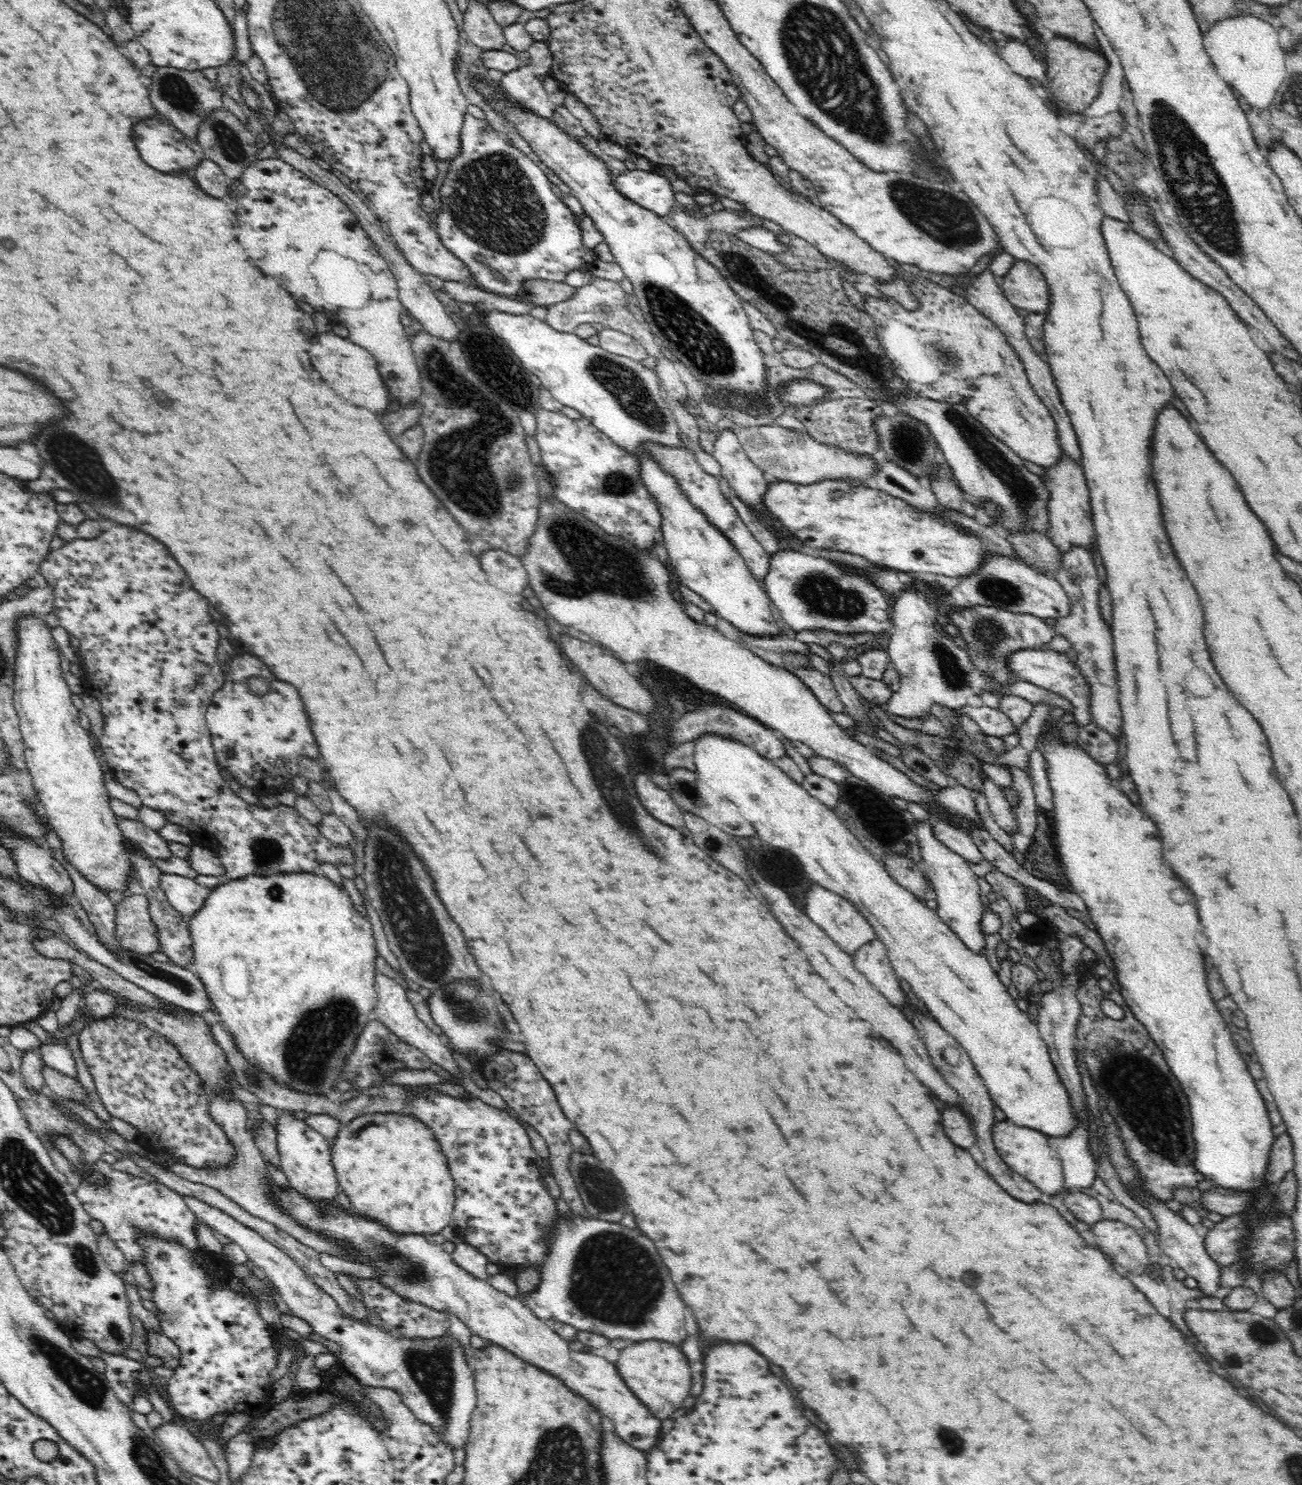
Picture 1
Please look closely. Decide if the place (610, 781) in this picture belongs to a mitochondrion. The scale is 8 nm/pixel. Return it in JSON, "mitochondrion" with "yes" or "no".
{"mitochondrion":"yes"}

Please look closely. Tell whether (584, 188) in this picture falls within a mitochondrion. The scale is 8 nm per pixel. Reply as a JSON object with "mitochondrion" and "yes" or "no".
{"mitochondrion":"no"}

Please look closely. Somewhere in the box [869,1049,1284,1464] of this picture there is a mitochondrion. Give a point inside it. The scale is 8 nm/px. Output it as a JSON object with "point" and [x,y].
{"point":[1166,1138]}

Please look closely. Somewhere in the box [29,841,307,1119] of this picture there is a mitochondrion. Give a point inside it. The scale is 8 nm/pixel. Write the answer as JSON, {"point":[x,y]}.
{"point":[184,987]}

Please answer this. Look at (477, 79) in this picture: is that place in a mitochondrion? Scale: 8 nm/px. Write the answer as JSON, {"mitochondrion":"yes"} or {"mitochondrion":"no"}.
{"mitochondrion":"no"}

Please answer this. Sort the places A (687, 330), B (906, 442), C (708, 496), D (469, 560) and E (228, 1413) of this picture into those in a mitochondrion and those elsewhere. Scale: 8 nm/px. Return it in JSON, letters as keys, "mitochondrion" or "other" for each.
{"A":"mitochondrion","B":"mitochondrion","C":"other","D":"other","E":"other"}

